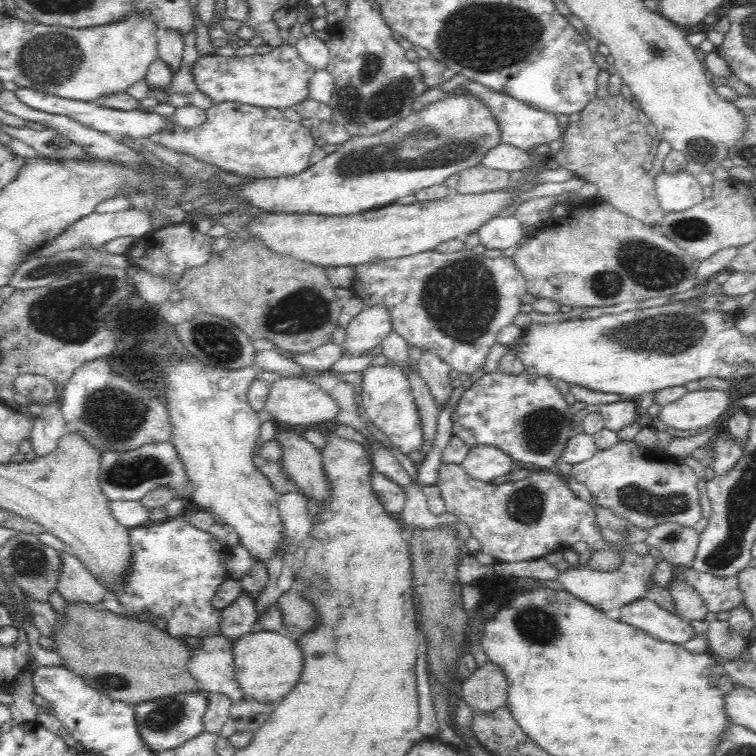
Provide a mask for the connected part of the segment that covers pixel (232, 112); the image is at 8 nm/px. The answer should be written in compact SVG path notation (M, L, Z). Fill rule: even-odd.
M220 102L213 104L207 111L206 120L192 130L182 128L177 124L170 124L164 130L156 132L153 142L192 155L196 160L214 165L226 172L238 175L244 179L286 178L300 174L308 168L308 162L316 140L310 135L310 130L300 122L293 122L282 116L282 110L276 108L262 109L256 106L240 105L234 102Z

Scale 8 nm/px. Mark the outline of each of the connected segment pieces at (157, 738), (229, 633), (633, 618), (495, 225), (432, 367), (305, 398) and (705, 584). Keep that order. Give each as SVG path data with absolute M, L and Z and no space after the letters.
M204 691L169 694L165 697L150 699L134 706L134 718L138 733L146 746L154 753L170 748L178 748L204 730L204 716L208 708L209 697Z
M242 592L230 606L220 610L219 632L234 640L257 629L256 601L252 595Z
M638 599L636 602L625 604L614 616L618 616L620 621L670 644L684 645L685 642L696 636L689 621L648 599Z
M514 214L492 218L477 232L479 244L488 250L512 252L526 238L520 221Z
M430 350L422 352L422 356L418 358L417 368L439 408L449 400L454 390L450 381L451 369L436 352Z
M284 377L278 378L272 386L266 397L264 409L273 421L282 427L298 429L300 426L312 426L319 422L332 420L339 411L337 402L322 391L318 384L307 380L307 378Z
M693 568L674 572L700 594L708 612L728 612L743 605L744 597L737 576L718 578L710 573L696 572Z

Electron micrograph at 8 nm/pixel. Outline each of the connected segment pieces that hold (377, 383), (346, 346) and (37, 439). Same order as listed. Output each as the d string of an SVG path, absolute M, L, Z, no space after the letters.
M388 364L367 367L362 374L362 394L359 398L359 405L364 408L366 418L384 432L394 447L404 455L420 451L423 446L424 433L422 433L420 415L418 415L406 372L396 364Z
M366 306L351 320L346 331L346 340L340 345L344 356L360 357L371 353L393 331L389 308Z
M58 401L43 405L36 417L28 440L37 458L52 454L65 434L65 420Z

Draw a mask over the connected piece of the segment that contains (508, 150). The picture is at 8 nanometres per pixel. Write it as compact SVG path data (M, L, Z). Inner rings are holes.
M500 142L485 154L481 163L488 168L508 173L516 170L526 172L531 169L531 155Z

